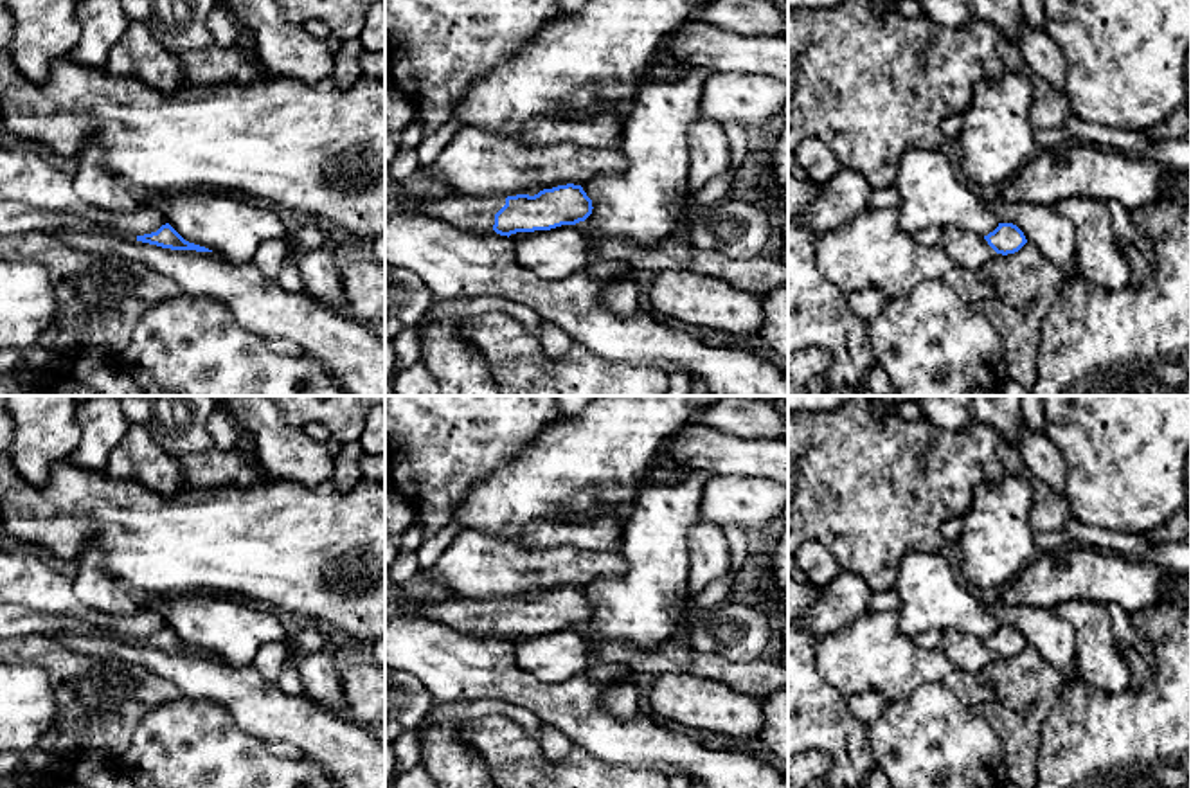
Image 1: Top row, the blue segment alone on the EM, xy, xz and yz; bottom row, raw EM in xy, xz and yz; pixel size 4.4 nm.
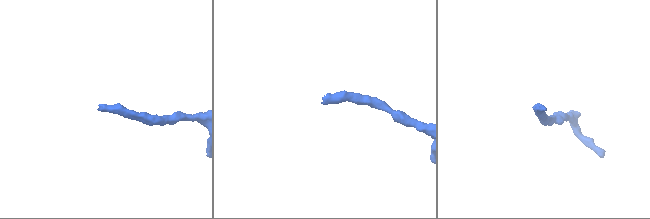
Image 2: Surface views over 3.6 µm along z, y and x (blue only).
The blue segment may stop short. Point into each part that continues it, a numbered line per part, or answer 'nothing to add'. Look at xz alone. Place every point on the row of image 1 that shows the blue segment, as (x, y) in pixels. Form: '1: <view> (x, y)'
1: xz (463, 211)

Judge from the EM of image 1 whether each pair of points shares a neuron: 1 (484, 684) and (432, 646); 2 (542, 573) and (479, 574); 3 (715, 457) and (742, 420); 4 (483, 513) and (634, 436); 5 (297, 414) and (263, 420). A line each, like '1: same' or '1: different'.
1: same
2: same
3: different
4: same
5: different

